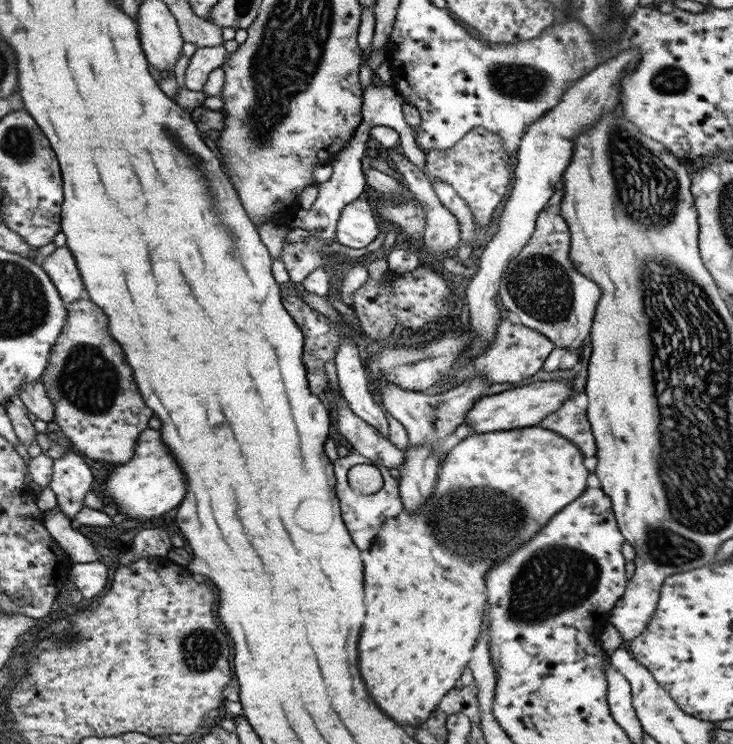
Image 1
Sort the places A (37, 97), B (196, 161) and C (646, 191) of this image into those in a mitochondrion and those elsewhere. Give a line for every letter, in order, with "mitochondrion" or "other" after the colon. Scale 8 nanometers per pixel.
A: other
B: mitochondrion
C: mitochondrion

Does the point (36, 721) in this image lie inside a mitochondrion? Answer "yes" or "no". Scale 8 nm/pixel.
no

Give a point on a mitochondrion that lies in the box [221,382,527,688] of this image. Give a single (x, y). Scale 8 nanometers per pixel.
(453, 521)

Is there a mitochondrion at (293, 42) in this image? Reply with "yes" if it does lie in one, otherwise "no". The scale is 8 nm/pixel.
yes

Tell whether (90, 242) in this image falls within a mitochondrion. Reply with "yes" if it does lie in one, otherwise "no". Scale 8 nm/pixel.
no

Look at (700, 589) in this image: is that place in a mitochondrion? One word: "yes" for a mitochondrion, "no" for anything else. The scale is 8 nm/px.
no

